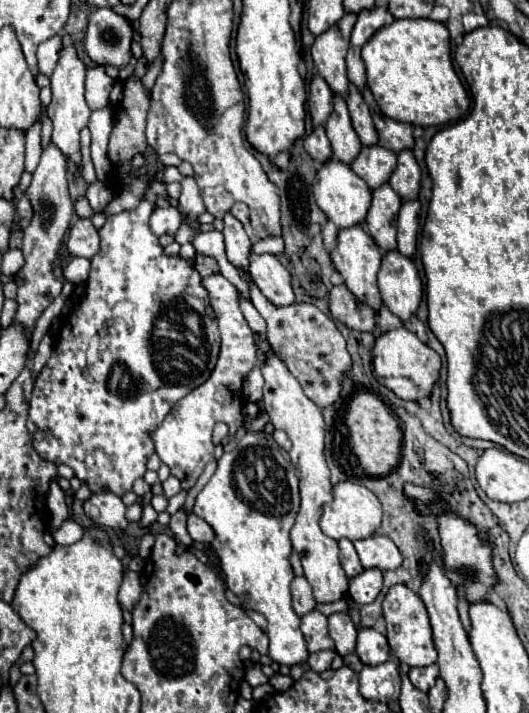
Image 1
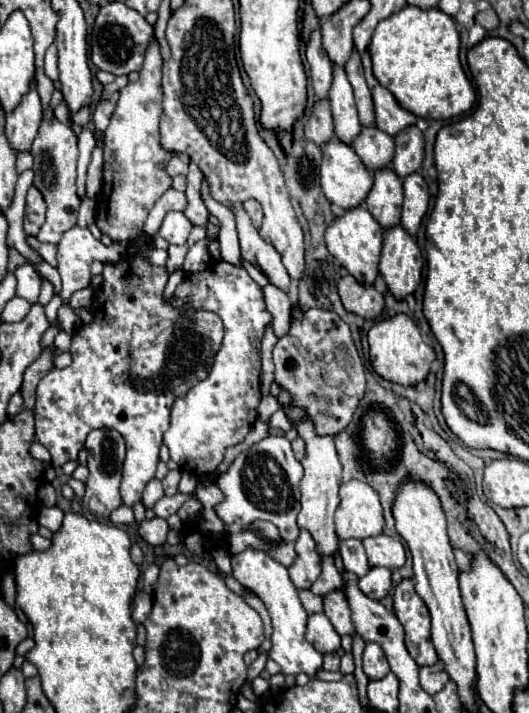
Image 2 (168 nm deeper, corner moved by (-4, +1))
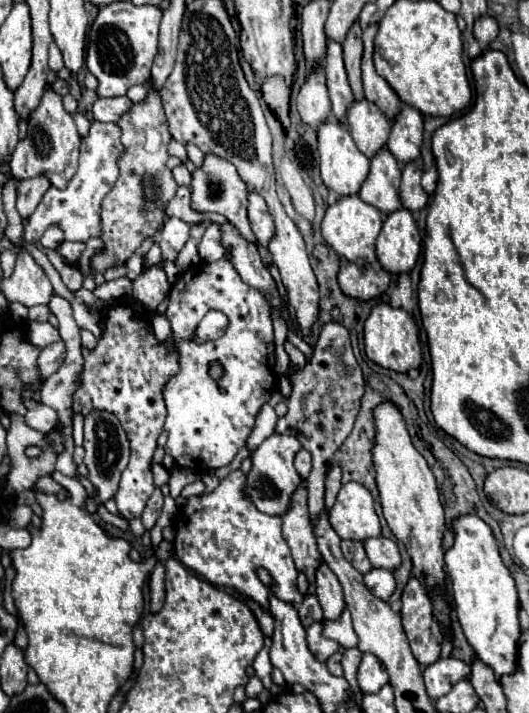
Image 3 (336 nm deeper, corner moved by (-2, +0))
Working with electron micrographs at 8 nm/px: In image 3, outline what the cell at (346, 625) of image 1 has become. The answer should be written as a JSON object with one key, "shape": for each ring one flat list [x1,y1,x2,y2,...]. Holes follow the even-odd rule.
{"shape":[[325,563,317,567,315,587,317,587,317,599,325,611,325,619,337,619,345,607,343,589,337,575]]}

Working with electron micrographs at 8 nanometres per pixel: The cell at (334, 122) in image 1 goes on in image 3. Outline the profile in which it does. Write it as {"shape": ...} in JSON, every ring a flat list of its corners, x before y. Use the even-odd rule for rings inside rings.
{"shape":[[329,39,327,53,325,53,325,75,327,75,327,89,333,103,333,117,345,121,345,113,353,103,353,93,347,81,345,65,343,65,343,51,341,43]]}

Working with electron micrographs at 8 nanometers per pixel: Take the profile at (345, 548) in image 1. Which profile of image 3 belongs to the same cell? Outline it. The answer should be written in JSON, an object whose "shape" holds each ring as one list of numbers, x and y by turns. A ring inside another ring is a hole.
{"shape":[[341,541,341,549,343,549,343,555,345,559,359,571,359,573,369,573,373,567,367,559,367,553,363,549,363,543,361,541]]}

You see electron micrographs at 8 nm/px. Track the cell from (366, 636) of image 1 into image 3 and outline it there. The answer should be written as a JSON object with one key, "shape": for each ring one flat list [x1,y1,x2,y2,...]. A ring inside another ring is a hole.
{"shape":[[365,653,357,671,357,683,361,693,377,693,383,685,389,683,389,673,375,655]]}

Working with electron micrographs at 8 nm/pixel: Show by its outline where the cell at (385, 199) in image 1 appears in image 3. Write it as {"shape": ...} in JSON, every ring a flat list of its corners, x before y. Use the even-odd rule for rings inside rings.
{"shape":[[387,147,379,149,371,159,371,171,363,181,359,197,377,207,381,213,389,215,399,209,399,183,401,183,401,163,389,153]]}

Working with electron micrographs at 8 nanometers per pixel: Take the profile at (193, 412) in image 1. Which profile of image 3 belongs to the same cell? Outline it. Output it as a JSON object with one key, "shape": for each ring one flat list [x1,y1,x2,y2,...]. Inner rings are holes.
{"shape":[[227,259,215,263,201,261,183,271,173,283,165,315,171,323,171,343,179,355,179,373,163,387,167,407,165,431,169,435,165,453,175,459,177,467,195,473,227,467,237,451,245,447,261,405,271,399,271,391,277,387,277,377,269,369,269,365,275,365,269,303,257,289,241,281],[209,309,223,311,231,323,223,337,195,343,195,327],[211,361,223,363,225,375,221,381,209,377,207,369]]}

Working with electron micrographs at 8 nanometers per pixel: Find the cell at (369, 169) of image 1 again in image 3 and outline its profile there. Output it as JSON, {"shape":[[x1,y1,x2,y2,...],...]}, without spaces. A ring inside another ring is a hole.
{"shape":[[355,99,347,109,345,121,359,151,367,157,373,157,389,139,389,119,375,103,367,99]]}

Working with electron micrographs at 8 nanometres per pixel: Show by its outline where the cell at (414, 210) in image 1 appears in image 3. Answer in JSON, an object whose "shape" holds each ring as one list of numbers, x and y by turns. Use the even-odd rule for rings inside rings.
{"shape":[[411,161,403,167,403,179,401,179,401,187,399,187,399,195,401,195,401,203,405,209,409,211,419,211,427,206,429,195,423,191,421,187,421,161]]}

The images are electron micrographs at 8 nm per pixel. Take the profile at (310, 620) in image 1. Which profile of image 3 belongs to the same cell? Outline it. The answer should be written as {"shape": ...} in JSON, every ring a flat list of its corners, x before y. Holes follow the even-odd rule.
{"shape":[[313,623,313,625,307,629,307,643,309,643,311,653,313,653,319,661,327,661,327,659,339,649,337,641,323,637,323,623]]}

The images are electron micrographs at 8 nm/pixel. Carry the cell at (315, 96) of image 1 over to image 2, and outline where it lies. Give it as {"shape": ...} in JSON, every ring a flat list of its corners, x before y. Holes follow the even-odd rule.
{"shape":[[321,32,311,34,311,42,307,46,307,62,311,68,311,84,319,100,329,94,329,88,333,84,333,64,325,50,321,48]]}

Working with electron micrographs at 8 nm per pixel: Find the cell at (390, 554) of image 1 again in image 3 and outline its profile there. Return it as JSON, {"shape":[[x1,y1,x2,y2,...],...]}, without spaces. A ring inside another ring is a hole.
{"shape":[[375,537,375,539,367,539,363,545,373,567,395,571,401,565,401,553,395,541,387,537]]}

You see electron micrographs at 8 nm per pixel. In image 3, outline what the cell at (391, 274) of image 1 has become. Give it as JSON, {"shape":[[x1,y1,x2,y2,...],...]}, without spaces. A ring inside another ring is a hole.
{"shape":[[397,209,387,215,377,237,377,259,391,273,407,273,417,263,421,235,409,209]]}

